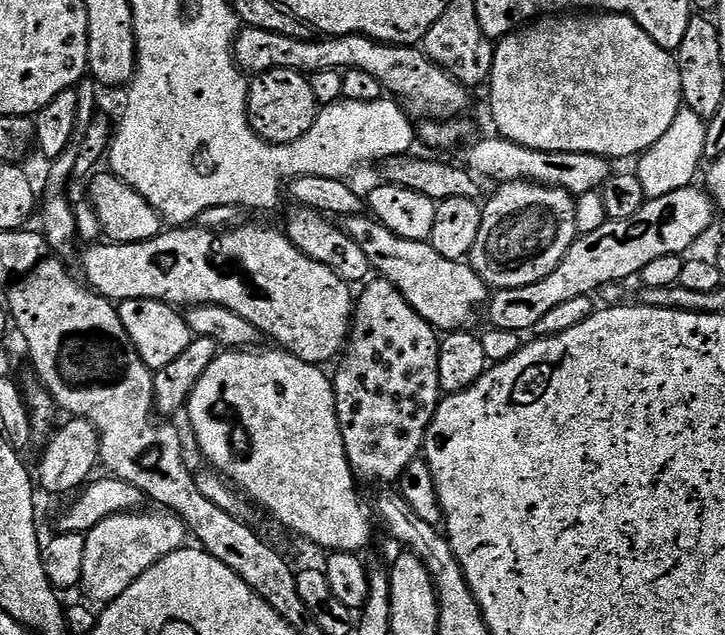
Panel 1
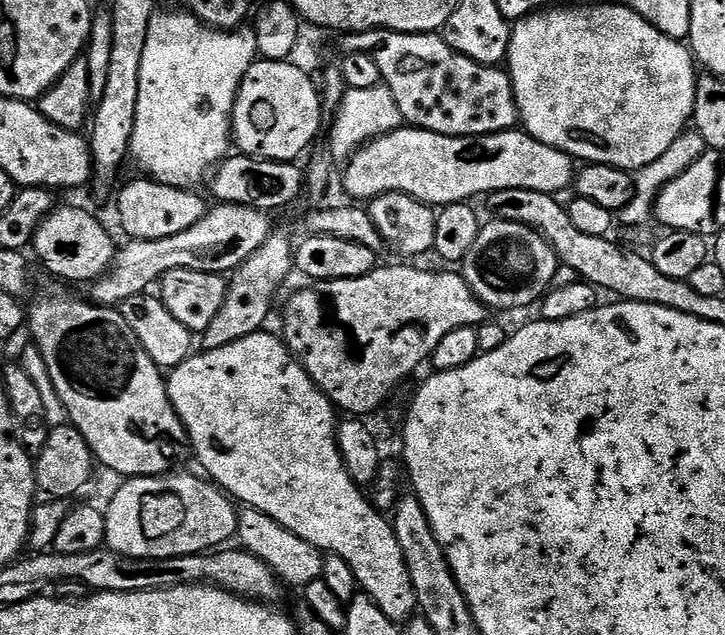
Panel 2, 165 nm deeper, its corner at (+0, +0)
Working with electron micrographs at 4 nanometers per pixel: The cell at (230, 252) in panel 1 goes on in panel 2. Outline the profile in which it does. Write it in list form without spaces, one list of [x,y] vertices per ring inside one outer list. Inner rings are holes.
[[[57,206],[36,227],[36,236],[31,247],[36,248],[36,256],[44,263],[49,277],[60,282],[85,280],[91,282],[104,275],[112,266],[118,251],[117,245],[112,245],[112,236],[95,220],[96,216],[82,209],[70,209]]]

